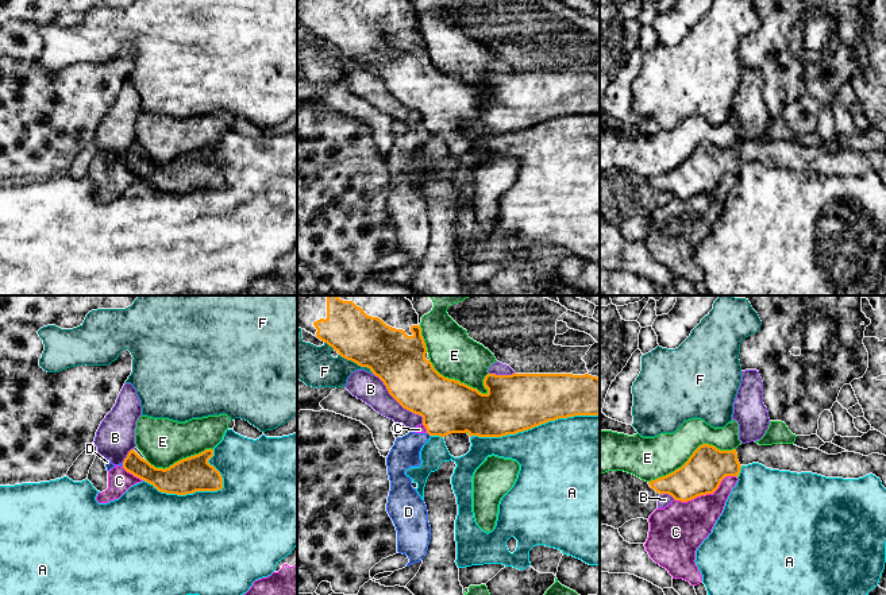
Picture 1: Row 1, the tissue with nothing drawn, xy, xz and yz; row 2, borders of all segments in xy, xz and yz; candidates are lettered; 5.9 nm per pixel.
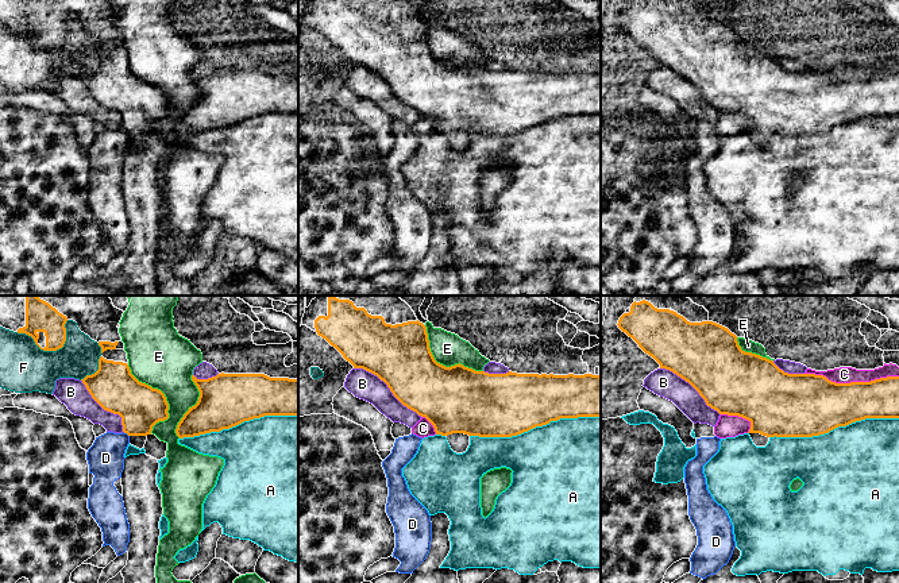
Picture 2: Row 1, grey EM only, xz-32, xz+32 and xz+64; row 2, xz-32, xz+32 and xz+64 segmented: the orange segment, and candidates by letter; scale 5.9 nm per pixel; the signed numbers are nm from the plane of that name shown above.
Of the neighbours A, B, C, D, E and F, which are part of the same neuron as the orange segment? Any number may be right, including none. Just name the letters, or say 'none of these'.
none of these

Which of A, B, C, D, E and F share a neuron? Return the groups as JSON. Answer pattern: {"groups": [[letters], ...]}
{"groups": [["A"], ["B"], ["C", "D"], ["E"], ["F"]]}

